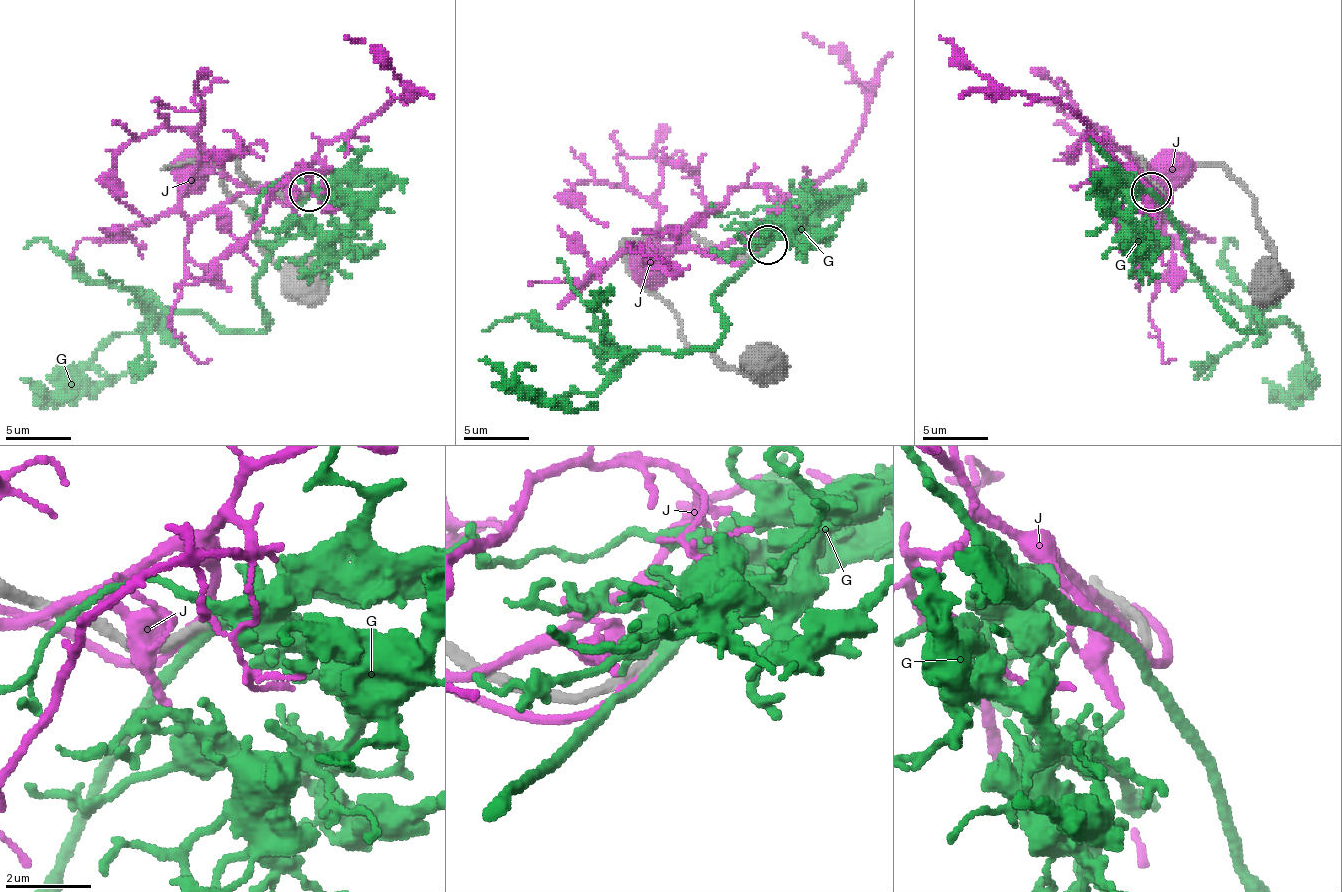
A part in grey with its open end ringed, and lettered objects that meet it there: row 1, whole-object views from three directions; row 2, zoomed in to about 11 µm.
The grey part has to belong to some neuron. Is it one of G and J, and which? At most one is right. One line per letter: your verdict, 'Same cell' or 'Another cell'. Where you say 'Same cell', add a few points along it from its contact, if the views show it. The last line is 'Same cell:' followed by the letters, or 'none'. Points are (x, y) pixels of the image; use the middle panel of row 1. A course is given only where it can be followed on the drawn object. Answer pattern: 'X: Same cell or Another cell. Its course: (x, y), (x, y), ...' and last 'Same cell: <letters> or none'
G: Same cell. Its course: (763, 248), (714, 294), (724, 330), (714, 343), (672, 353), (629, 350), (593, 392), (535, 402), (479, 360)
J: Another cell
Same cell: G

